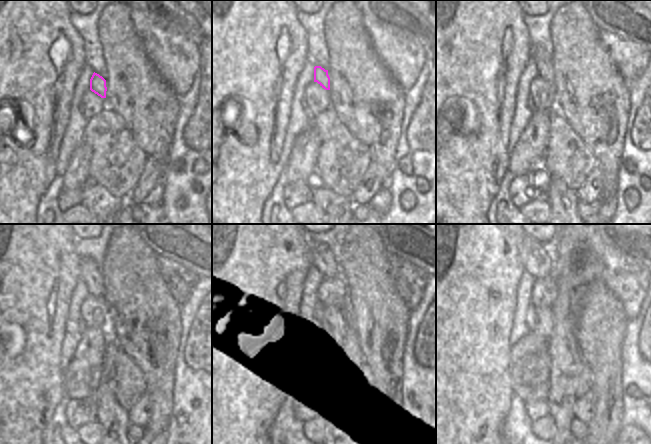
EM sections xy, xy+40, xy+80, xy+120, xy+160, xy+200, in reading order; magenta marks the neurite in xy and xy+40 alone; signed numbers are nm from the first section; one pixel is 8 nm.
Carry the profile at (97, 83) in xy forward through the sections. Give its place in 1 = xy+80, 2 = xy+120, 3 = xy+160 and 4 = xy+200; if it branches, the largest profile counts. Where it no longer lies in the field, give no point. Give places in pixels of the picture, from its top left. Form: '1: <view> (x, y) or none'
1: xy+80 (543, 60)
2: xy+120 (90, 272)
3: xy+160 (321, 257)
4: xy+200 (538, 260)

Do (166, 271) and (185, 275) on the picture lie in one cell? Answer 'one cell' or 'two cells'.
one cell

